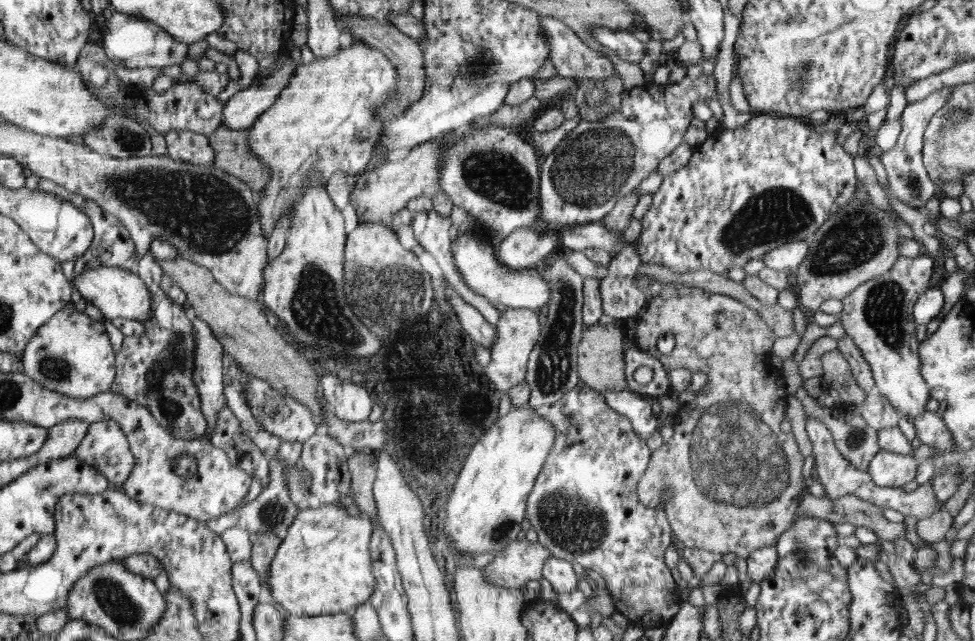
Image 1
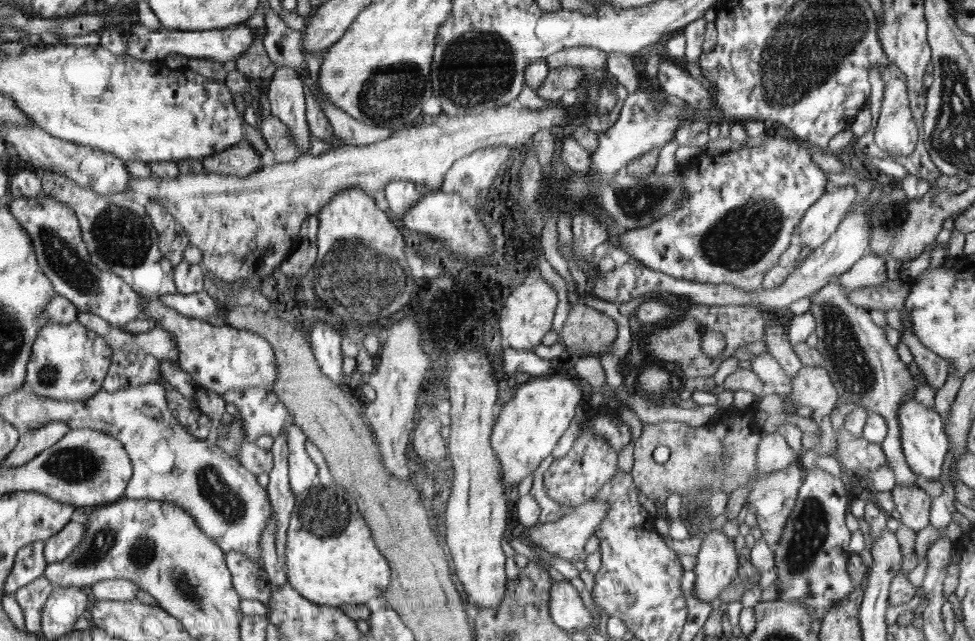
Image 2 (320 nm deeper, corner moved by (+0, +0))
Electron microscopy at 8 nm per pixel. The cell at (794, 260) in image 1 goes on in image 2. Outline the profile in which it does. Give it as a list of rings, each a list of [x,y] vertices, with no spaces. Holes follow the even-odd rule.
[[[854,186],[827,188],[808,208],[795,229],[800,235],[802,247],[810,246],[814,250],[830,238],[859,196]]]

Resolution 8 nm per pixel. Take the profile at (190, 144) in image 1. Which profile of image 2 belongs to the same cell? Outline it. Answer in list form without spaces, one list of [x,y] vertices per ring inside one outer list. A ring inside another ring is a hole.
[[[241,141],[219,154],[202,160],[206,171],[216,175],[229,175],[244,178],[256,173],[262,165],[262,157],[250,143]]]

